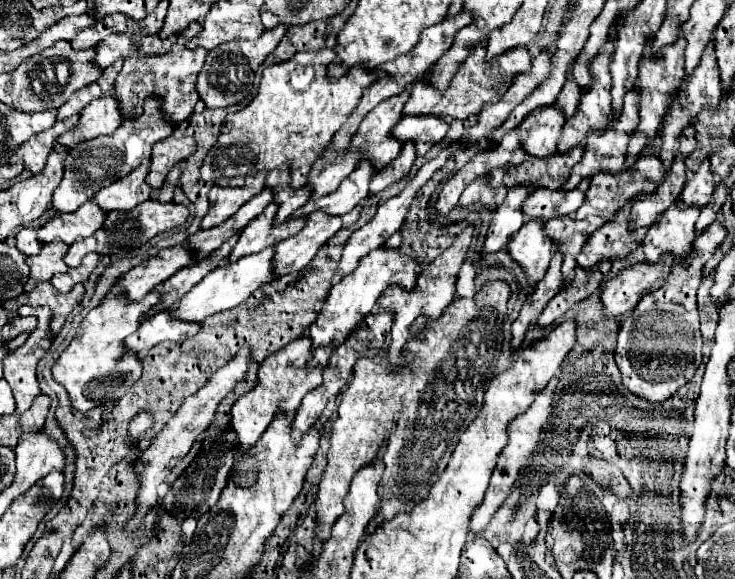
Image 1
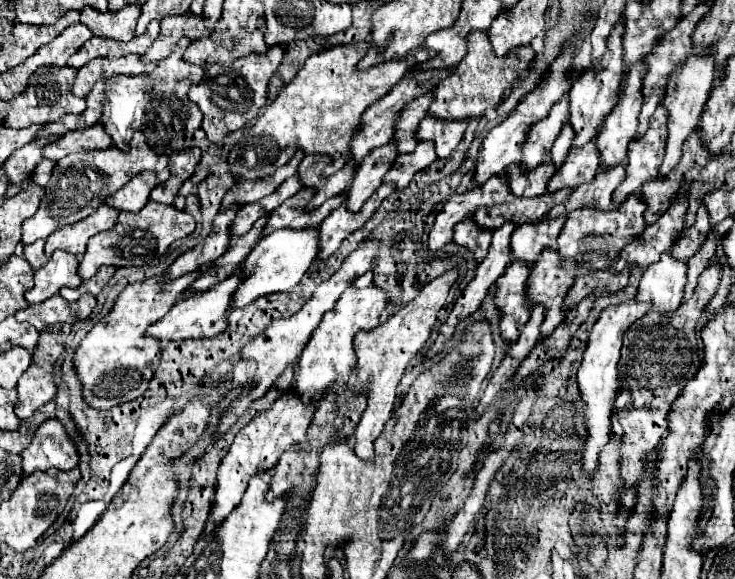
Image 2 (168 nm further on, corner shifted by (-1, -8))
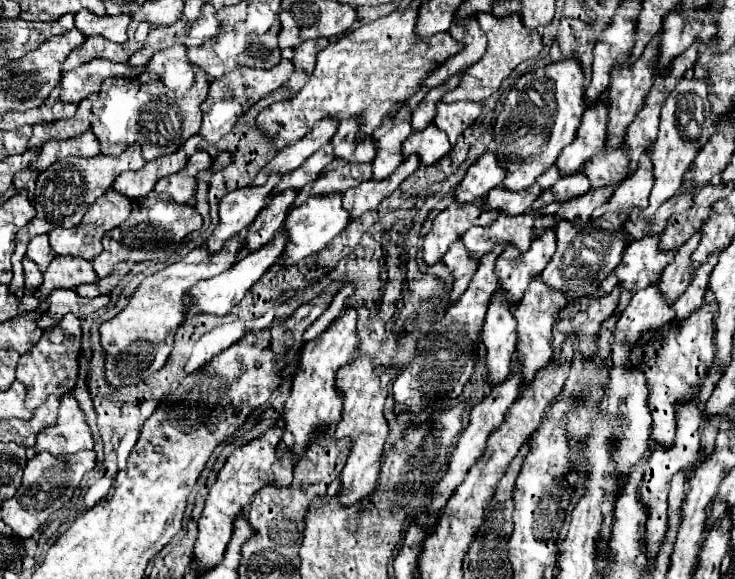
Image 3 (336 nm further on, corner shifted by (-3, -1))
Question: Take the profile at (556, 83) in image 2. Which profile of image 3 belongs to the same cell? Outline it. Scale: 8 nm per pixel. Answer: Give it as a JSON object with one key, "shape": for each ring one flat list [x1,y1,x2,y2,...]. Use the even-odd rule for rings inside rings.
{"shape":[[485,152,475,164,469,166,465,178,455,190,457,202,473,202,475,198,487,196,487,192,503,182,507,170,501,168,495,152]]}

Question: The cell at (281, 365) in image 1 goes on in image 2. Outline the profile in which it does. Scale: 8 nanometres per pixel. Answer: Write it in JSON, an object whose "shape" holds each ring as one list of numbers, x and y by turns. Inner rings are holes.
{"shape":[[285,393,273,403,273,407,269,411,259,413,247,427,243,427,237,433,227,457,221,461,221,467,217,471,215,497,211,501,211,519,215,525,223,523,223,519,237,507,237,503,241,501,241,497,245,493,245,487,247,487,251,475,255,475,261,469,265,469,265,471,273,469,277,459,285,451,297,449,305,441,313,413,315,413,315,403,307,405,297,395]]}

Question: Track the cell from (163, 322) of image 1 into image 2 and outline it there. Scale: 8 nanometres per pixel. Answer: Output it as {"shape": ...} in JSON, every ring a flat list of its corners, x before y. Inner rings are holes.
{"shape":[[231,275,229,279,217,283,217,287,209,287,209,291,199,291,187,299,179,299,179,303,173,305,173,309,161,317,157,323,153,323,147,331,147,335,159,339,161,343,167,343,169,341,181,341,181,339,201,339,201,337,215,337,215,335,221,335,229,321,227,321,227,315,229,315,229,307,231,307,231,299,233,299,233,291,237,291,239,287,239,281,241,275]]}

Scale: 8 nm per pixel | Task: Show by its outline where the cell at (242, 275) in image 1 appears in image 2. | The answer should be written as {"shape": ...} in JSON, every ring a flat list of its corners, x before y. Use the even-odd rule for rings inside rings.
{"shape":[[317,227,313,229,279,229,263,237,257,247,251,251,251,255,245,259,241,271,247,275,239,291,233,297,233,307,245,307,251,301,269,295,269,293,281,293,295,287,301,277,307,273,311,263,319,257,319,235]]}

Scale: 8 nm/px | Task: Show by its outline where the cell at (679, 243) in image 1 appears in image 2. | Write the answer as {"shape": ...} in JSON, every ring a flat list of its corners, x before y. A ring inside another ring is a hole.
{"shape":[[663,253,657,263,649,265,643,271,635,301,651,301,653,303,653,311,659,311,659,313,665,313,665,315,667,313,675,313,677,307,681,305,685,283,687,283,687,265,677,261,677,259,673,259,671,253]]}

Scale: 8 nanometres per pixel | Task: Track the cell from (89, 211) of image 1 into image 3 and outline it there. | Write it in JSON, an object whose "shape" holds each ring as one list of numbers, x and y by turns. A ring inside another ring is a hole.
{"shape":[[109,190,103,196,99,196,99,200,95,200,95,204,87,210,87,214,83,216,79,226,75,226,75,228,55,228,49,234,51,248,55,250,55,254,63,254,63,256,71,254,71,256,91,260,93,256,97,256,103,250,101,248,101,236,105,232,109,232,111,228,119,226,121,222,125,222,129,212,131,212,131,200,127,200,127,196,123,196,123,194,115,192,115,190]]}

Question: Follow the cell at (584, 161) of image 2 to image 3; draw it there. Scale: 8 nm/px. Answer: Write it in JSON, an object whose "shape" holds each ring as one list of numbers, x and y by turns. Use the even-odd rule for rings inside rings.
{"shape":[[583,170,579,172,573,172,571,176,563,176,557,180,555,186,543,190,539,194,539,198,535,200,535,208,543,208,545,204,553,202,553,200,559,200,559,202,565,202,565,200,571,200,575,196,581,196,583,192,587,192,591,188,591,180,587,178,587,174]]}

